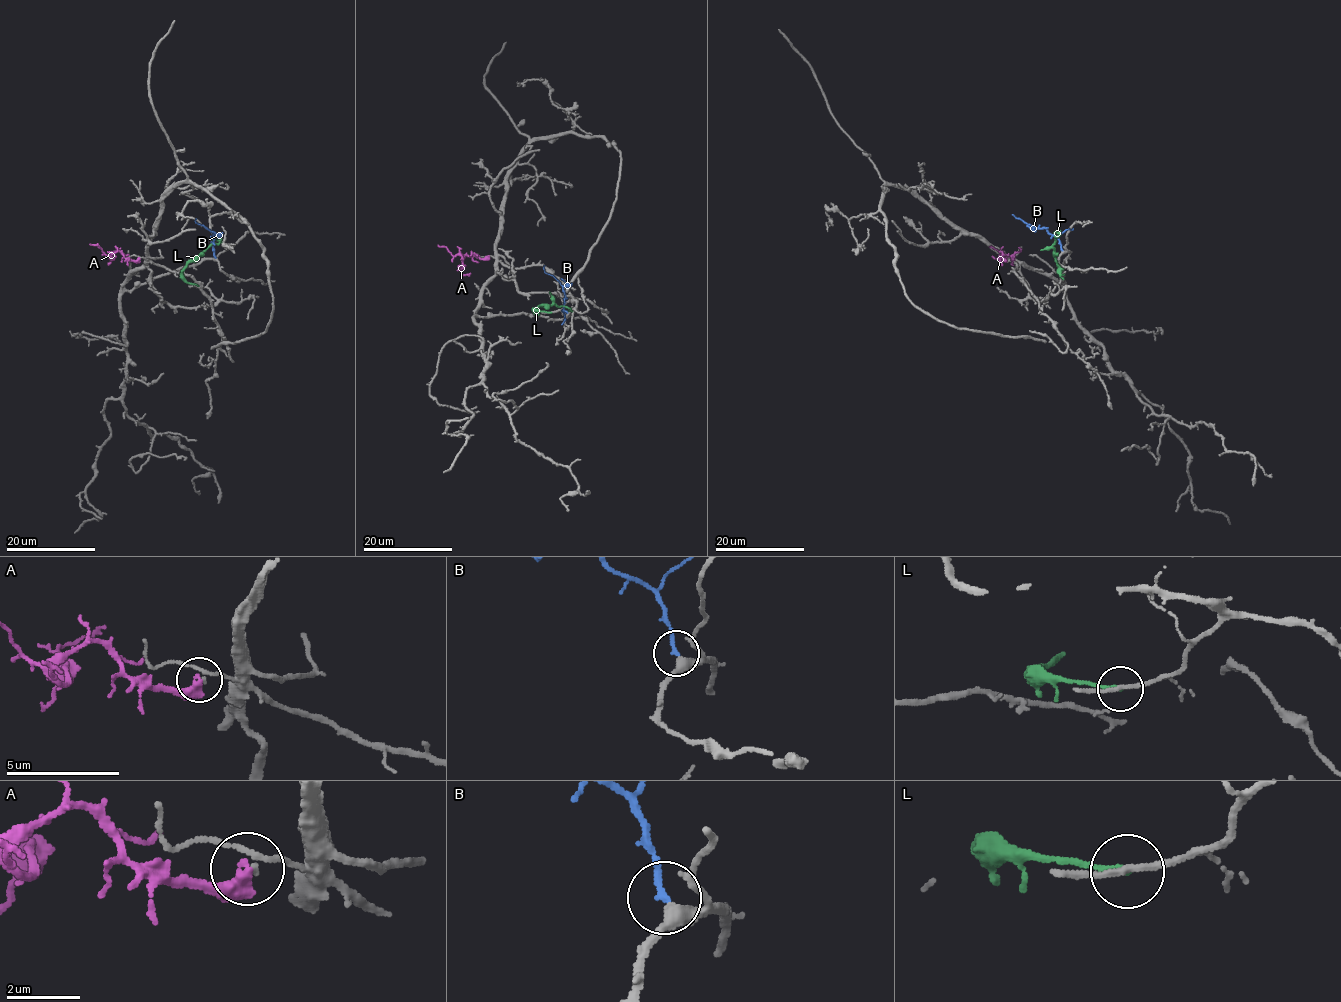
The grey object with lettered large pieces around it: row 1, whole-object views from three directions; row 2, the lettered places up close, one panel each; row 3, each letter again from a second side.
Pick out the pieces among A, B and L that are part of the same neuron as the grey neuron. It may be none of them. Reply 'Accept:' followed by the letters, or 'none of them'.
Accept: B

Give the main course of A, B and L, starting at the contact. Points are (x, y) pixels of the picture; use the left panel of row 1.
A: (139, 259), (129, 260), (116, 251), (110, 256), (112, 259), (112, 252), (121, 247)
B: (215, 257), (212, 245), (215, 234), (196, 222), (196, 218)
L: (198, 285), (188, 283), (182, 270), (209, 246), (218, 244), (214, 238)

